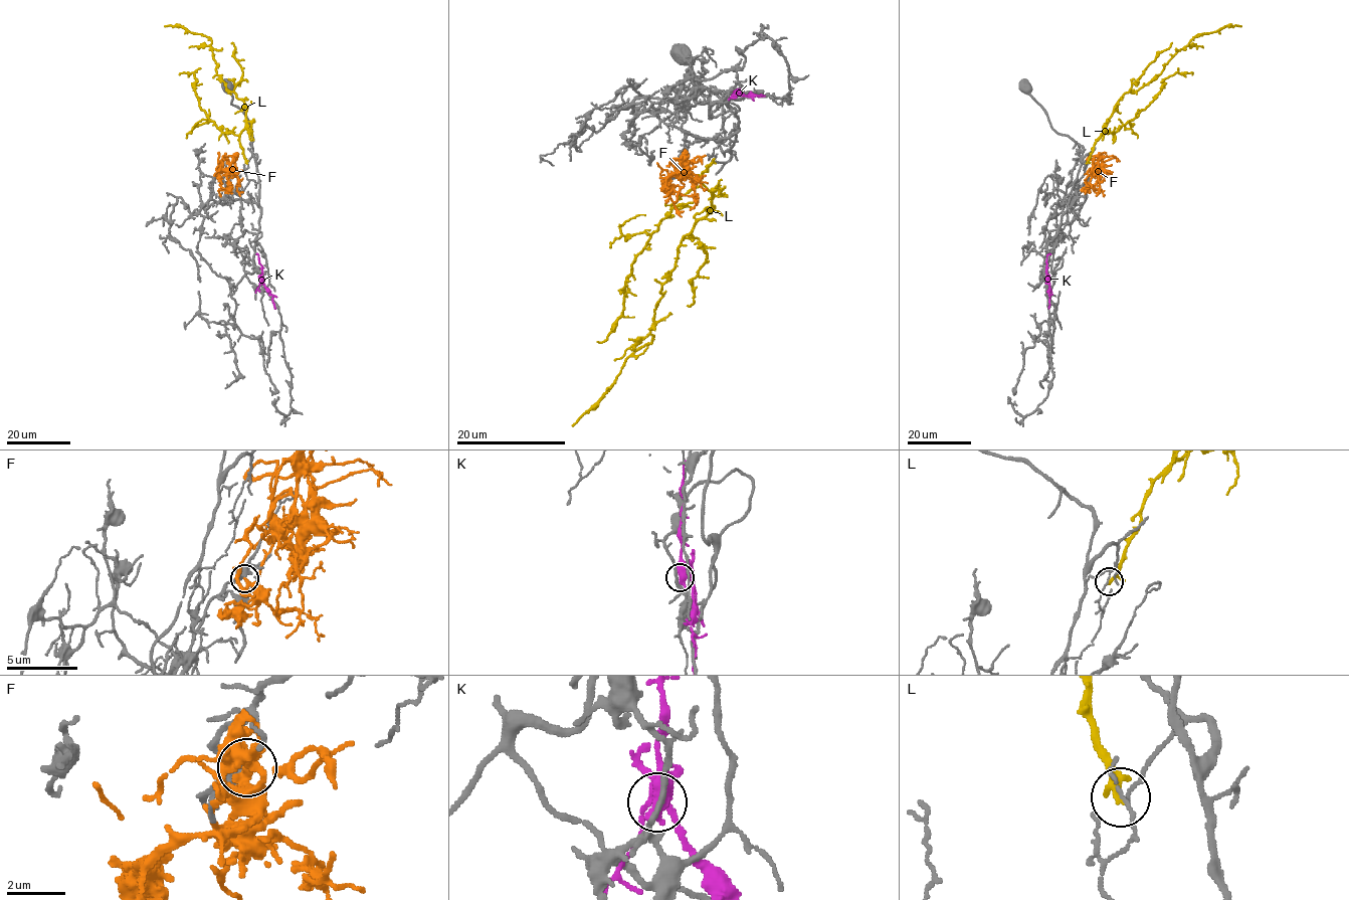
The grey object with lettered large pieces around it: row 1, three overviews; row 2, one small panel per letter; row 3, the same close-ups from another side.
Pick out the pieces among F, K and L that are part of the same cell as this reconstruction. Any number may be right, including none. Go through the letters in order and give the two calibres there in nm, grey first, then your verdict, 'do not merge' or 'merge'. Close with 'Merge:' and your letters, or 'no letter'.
F: calibres 380 and 380 nm; do not merge
K: calibres 190 and 400 nm; do not merge
L: calibres 90 and 180 nm; do not merge
Merge: no letter

